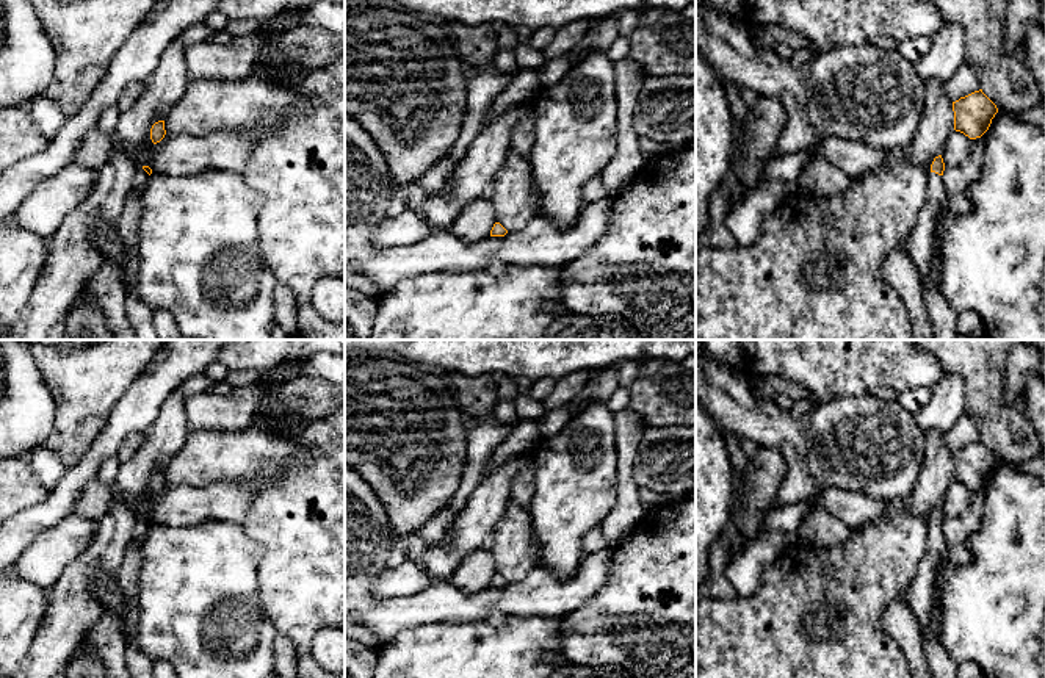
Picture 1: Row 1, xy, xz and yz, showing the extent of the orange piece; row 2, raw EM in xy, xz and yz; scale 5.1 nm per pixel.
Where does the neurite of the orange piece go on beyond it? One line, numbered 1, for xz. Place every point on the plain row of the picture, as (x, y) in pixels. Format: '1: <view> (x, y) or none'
1: none

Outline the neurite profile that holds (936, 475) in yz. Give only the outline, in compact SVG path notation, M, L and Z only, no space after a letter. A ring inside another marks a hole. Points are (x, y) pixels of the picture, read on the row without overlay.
M932 431L926 435L924 460L907 498L907 507L931 523L934 509L942 506L945 493L953 482L954 462L953 453L946 445L946 434Z

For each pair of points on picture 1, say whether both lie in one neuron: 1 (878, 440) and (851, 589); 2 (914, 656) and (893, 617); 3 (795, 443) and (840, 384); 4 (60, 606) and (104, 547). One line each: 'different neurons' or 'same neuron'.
1: different neurons
2: same neuron
3: different neurons
4: same neuron

